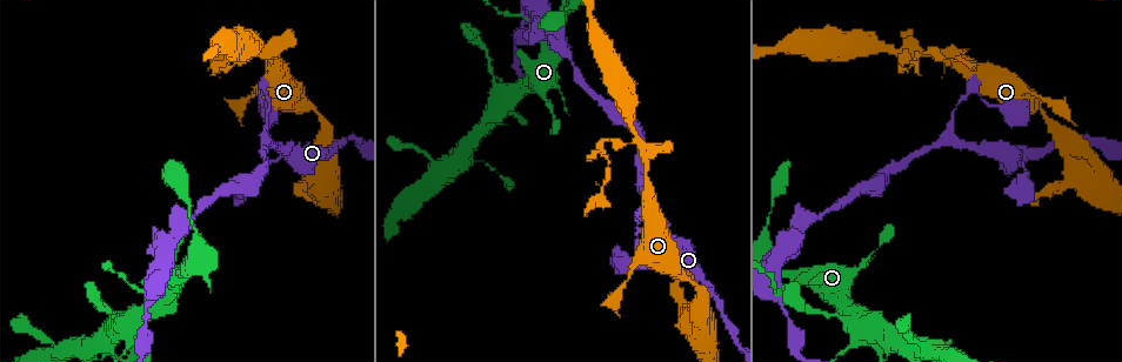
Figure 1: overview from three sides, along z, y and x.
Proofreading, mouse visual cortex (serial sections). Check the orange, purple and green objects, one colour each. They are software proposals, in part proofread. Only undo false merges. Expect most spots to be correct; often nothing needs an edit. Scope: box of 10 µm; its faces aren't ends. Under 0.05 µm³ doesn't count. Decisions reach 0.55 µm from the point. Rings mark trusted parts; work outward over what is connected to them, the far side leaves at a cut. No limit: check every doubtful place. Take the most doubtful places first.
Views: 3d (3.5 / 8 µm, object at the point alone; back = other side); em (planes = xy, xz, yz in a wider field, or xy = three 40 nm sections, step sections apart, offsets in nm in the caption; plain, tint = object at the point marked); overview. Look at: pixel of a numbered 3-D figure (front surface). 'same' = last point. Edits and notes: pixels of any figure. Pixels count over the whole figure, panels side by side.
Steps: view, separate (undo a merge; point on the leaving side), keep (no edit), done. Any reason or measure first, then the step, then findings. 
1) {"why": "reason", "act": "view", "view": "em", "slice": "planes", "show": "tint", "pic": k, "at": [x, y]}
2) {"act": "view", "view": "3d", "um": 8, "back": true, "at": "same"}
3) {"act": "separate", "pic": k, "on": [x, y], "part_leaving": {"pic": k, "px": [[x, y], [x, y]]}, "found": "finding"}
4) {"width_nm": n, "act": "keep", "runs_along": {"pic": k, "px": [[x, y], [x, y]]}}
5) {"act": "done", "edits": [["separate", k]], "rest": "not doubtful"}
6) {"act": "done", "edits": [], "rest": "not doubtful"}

{"why": "three arms meet", "act": "view", "view": "3d", "um": 3.5, "pic": 1, "at": [909, 51]}

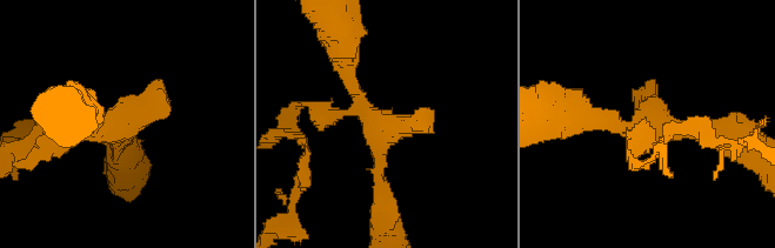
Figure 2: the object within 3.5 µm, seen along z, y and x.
{"act": "view", "view": "em", "slice": "xy", "step": 3, "show": "tint", "pic": 2, "at": [111, 126]}

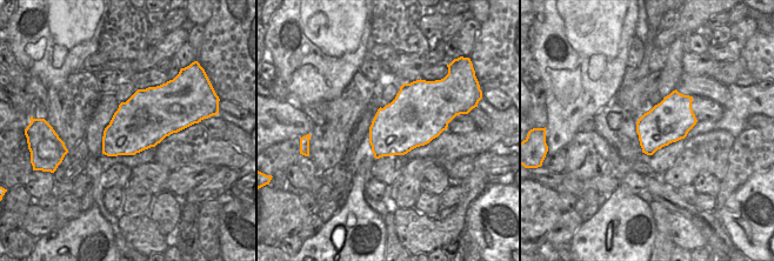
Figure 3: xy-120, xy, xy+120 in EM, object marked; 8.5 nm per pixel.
{"act": "keep", "found": "all the same cell"}

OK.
{"why": "sharp bend", "act": "view", "view": "3d", "um": 3.5, "pic": 1, "at": [900, 66]}

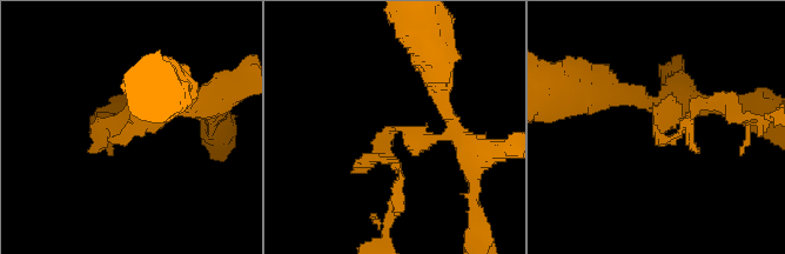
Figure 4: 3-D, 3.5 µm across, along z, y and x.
{"why": "now the EM", "act": "view", "view": "em", "slice": "xy", "step": 1, "show": "tint", "pic": 4, "at": [658, 130]}

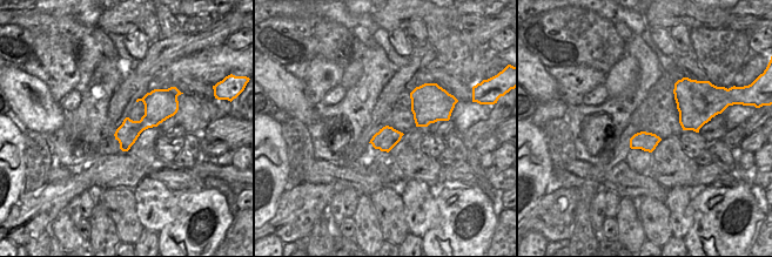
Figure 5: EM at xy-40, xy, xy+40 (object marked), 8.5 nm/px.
{"act": "keep", "found": "one cell here"}

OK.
{"why": "abrupt turn", "act": "view", "view": "3d", "um": 8, "pic": 1, "at": [931, 51]}

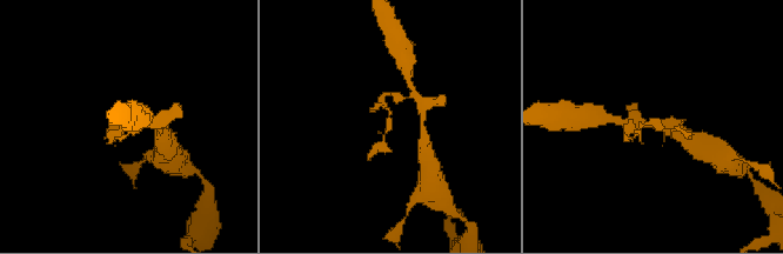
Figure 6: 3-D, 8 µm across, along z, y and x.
{"act": "view", "view": "em", "slice": "xy", "step": 1, "show": "tint", "at": "same"}

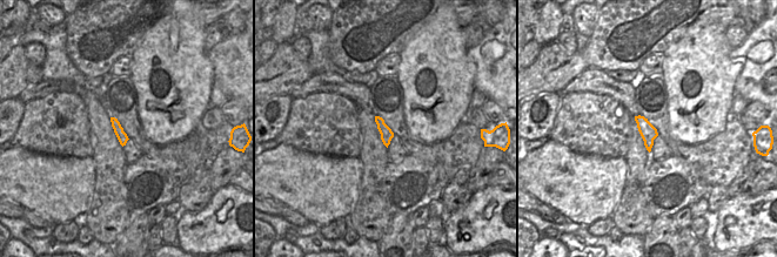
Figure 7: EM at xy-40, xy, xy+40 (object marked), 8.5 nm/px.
{"act": "keep", "runs_along": {"pic": 6, "px": [[385, 95], [389, 125], [375, 147]]}, "found": "all the same cell"}

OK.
{"act": "done", "edits": [], "rest": "not doubtful"}

